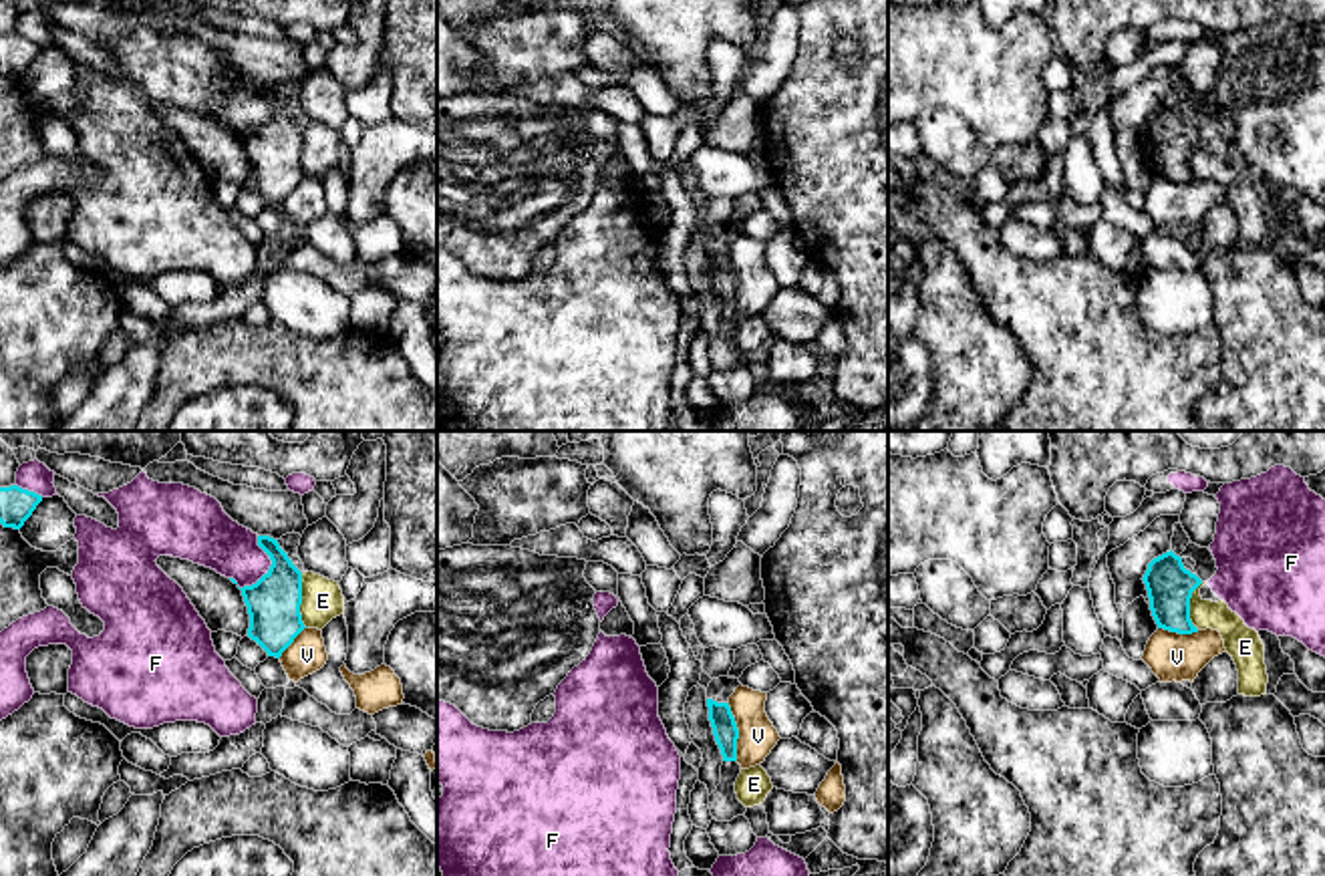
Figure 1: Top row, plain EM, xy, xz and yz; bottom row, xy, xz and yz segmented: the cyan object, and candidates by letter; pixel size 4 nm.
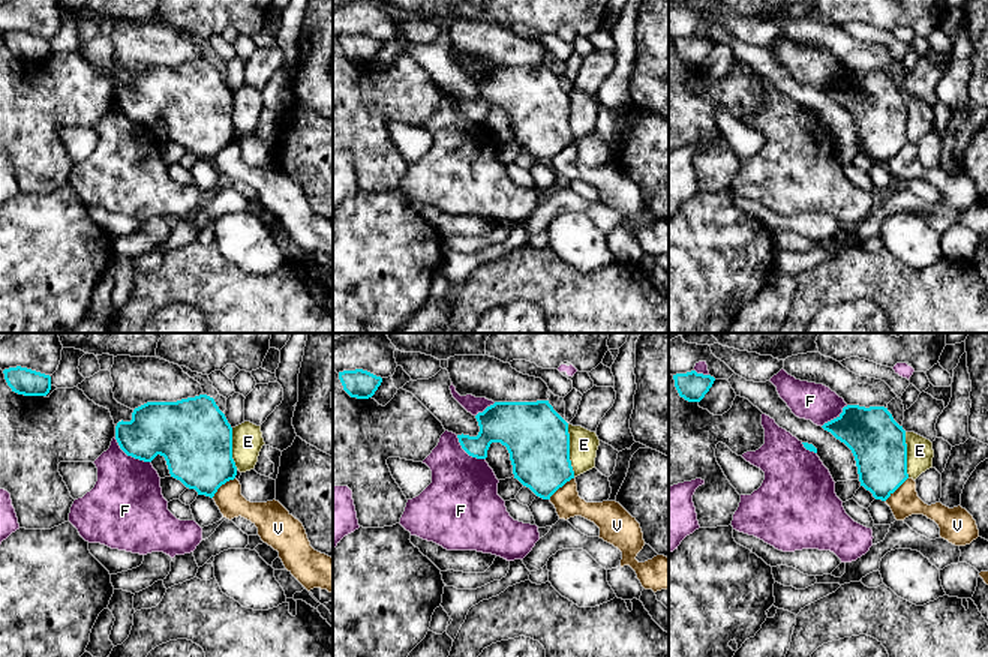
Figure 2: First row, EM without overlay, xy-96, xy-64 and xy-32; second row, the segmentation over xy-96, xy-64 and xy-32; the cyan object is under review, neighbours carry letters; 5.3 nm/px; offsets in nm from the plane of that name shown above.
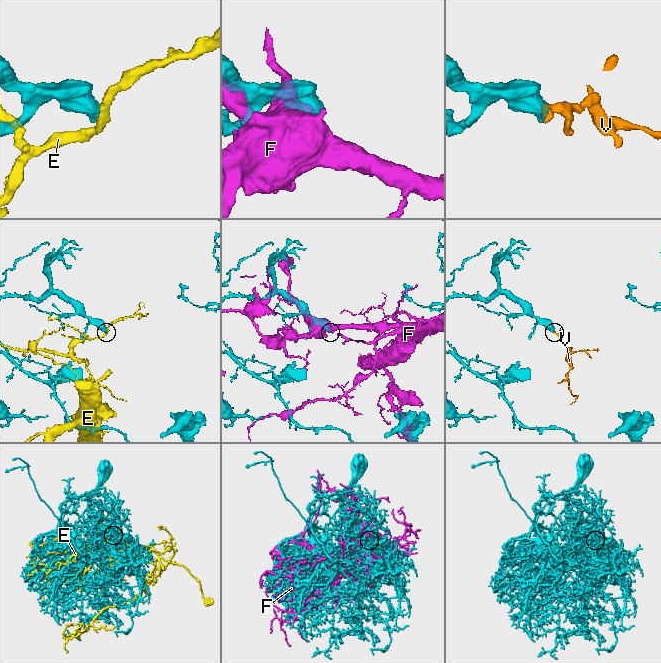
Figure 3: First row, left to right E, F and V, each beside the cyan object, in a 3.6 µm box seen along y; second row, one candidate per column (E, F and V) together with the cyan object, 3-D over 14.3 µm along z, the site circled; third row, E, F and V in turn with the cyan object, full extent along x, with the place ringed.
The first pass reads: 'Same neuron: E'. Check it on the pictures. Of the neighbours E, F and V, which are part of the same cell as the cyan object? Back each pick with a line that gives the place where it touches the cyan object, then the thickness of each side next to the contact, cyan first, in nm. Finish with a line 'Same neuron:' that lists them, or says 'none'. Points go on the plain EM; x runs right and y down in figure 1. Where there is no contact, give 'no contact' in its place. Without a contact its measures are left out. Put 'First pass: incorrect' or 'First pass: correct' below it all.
Same neuron: none
First pass: incorrect

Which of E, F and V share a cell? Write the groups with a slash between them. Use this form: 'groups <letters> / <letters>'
groups E / F / V

